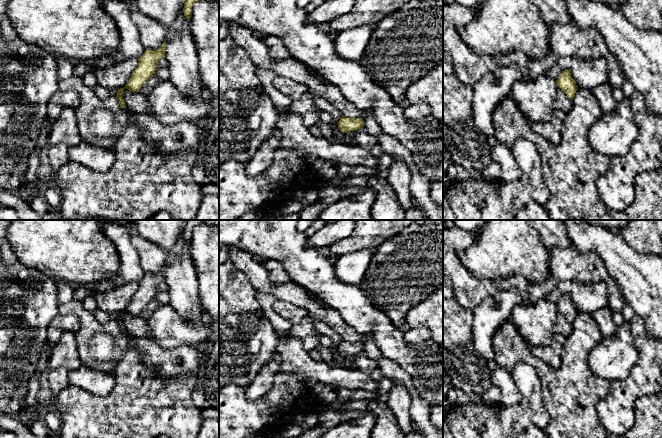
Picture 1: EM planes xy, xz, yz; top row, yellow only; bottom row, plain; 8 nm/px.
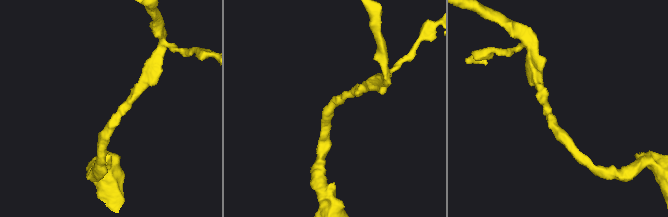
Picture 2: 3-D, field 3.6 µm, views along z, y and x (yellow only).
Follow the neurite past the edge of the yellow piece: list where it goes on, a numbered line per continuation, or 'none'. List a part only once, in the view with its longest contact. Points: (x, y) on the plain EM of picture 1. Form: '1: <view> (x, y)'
none

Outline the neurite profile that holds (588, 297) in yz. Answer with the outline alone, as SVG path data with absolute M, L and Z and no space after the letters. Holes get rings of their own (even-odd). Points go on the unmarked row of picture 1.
M571 280L562 282L544 298L557 304L562 295L569 294L578 312L594 314L608 305L608 286L605 282L580 283Z

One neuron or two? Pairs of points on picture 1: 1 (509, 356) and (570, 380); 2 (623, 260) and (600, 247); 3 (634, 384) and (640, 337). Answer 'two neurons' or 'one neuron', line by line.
1: one neuron
2: one neuron
3: one neuron

